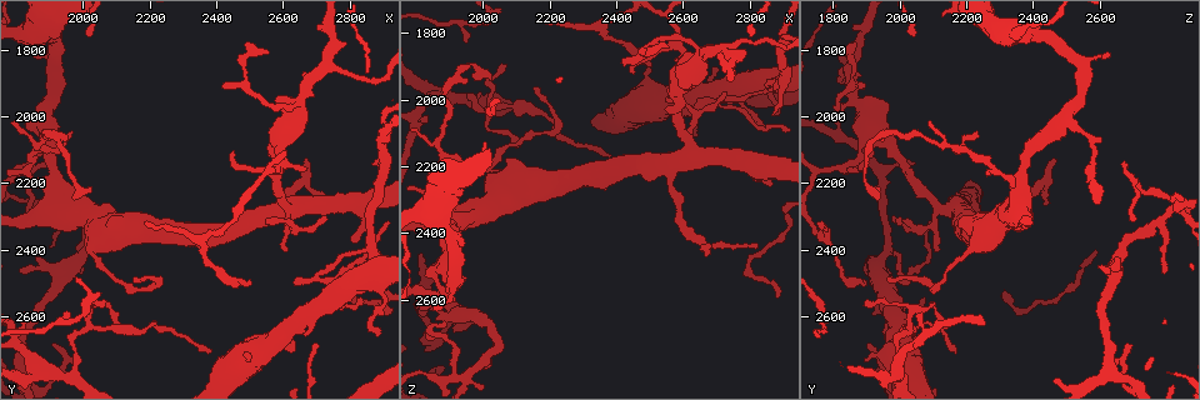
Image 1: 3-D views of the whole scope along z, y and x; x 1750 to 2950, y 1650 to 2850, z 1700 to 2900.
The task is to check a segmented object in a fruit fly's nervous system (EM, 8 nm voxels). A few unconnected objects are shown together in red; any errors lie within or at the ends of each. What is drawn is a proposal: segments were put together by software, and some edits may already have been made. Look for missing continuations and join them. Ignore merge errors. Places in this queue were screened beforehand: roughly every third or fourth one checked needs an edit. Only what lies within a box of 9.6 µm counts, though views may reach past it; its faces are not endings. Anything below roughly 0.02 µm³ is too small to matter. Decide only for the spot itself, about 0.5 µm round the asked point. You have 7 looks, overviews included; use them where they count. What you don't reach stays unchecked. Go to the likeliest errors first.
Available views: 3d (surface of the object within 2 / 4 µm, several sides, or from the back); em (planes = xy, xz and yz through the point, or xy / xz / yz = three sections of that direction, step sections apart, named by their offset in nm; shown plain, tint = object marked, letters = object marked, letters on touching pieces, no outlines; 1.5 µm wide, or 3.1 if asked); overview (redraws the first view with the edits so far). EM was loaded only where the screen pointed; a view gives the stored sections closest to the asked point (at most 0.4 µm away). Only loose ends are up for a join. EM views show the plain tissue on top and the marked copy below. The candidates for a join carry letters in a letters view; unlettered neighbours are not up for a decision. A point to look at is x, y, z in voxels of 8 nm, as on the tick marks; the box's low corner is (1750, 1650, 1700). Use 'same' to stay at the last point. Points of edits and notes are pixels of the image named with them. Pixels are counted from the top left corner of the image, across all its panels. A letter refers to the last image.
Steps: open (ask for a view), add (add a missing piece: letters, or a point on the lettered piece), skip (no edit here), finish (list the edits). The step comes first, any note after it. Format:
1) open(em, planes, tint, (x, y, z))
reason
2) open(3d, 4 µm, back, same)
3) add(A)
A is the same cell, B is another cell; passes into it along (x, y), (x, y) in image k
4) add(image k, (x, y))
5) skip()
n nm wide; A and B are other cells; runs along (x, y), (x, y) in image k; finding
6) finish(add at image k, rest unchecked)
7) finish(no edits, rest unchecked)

open(em, planes, letters, (2670, 2160, 1890))
free end

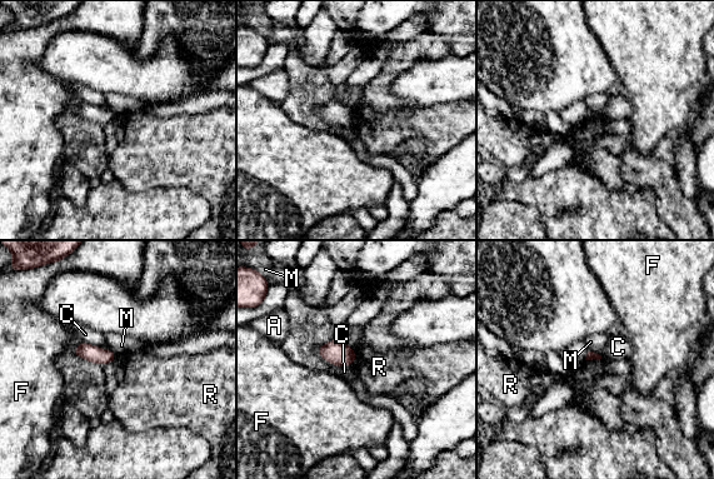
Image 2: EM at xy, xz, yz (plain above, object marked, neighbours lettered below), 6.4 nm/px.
skip()
C touches over 190 nm; A, C, F, M and R are other cells; border along (600, 358), (585, 360) in image 2; none of them fits

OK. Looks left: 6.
open(em, xz, step 8, tint, (2840, 2540, 2070))
branch stops here

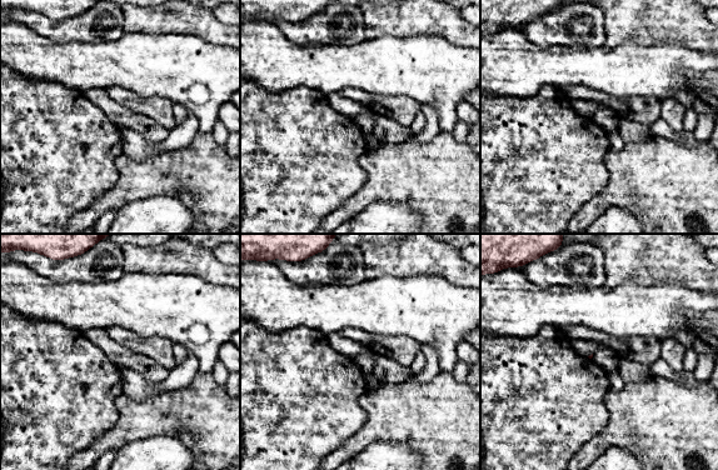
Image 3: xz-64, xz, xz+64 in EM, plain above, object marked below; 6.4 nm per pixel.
open(em, planes, letters, same)

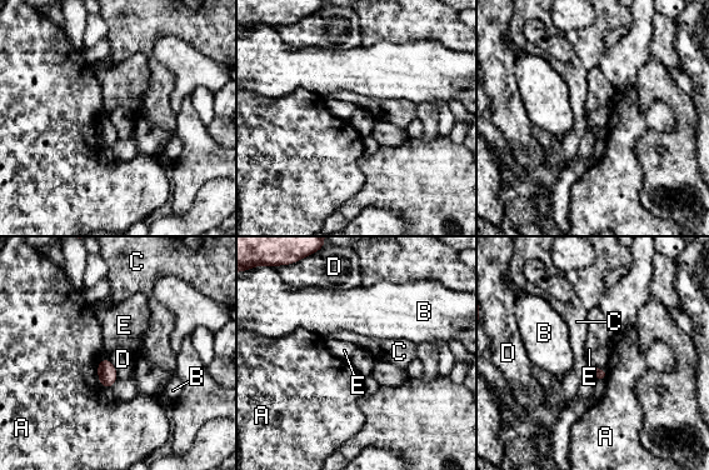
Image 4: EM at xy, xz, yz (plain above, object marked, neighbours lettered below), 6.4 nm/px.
skip()
A, B, C, D and E are other cells; border along (605, 368), (590, 369), (597, 381) in image 4; none of them fits

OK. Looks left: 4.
open(3d, 2 µm, back, (2440, 2100, 1910))
branch stops here

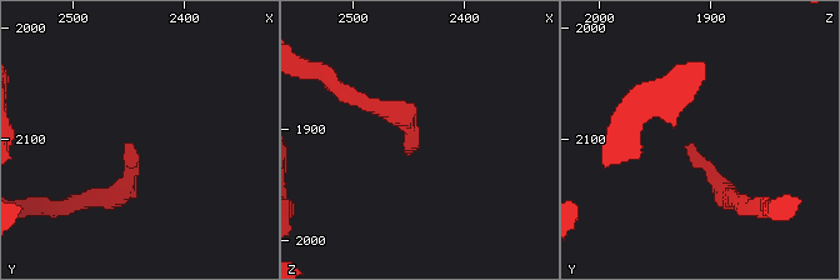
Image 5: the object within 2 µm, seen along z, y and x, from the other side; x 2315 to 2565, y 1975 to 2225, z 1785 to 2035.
open(em, planes, letters, (2448, 2102, 1918))

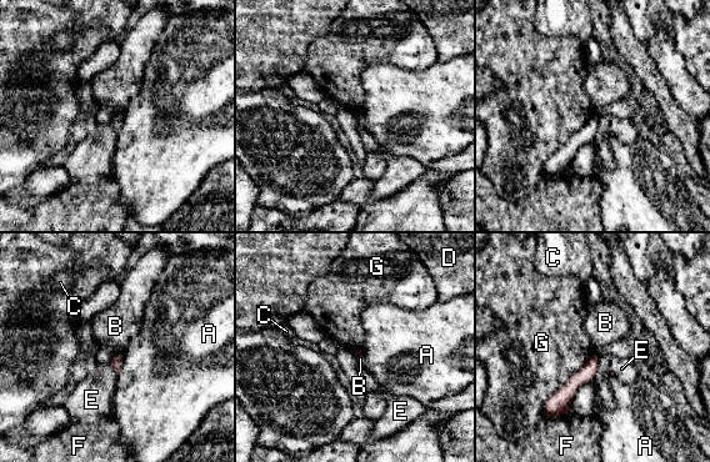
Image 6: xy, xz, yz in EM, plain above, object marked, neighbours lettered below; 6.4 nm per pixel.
skip()
A, B, C, D, E, F and G are other cells; runs along (594, 357), (590, 367), (548, 410) in image 6; none of them fits

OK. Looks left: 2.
finish(no edits, rest unchecked)

